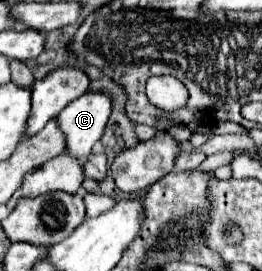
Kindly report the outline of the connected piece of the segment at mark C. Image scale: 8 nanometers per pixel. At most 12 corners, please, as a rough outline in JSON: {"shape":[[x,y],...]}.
{"shape":[[105,90],[85,92],[57,116],[67,154],[85,160],[113,110]]}

